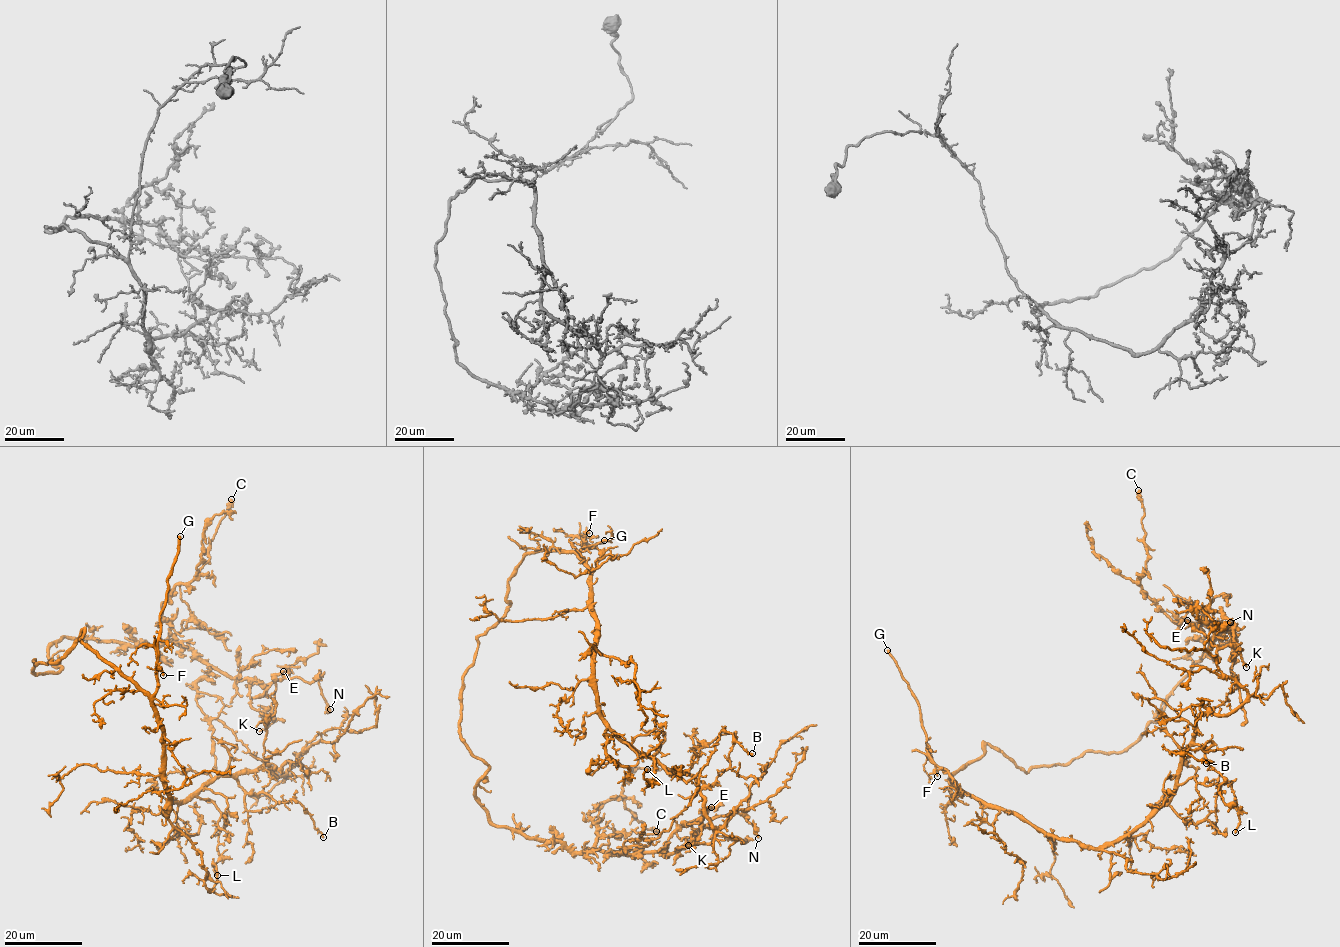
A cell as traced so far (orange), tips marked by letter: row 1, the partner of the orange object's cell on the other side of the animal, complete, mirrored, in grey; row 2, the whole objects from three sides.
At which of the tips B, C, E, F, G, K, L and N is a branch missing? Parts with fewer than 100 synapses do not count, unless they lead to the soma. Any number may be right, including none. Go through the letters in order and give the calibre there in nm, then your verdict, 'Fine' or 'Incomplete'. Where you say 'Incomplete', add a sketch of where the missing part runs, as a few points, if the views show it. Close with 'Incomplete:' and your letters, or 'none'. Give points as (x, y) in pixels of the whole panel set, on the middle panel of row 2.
B: Thickness 240 nm. Fine
C: Thickness 550 nm. Fine
E: Thickness 240 nm. Fine
F: Thickness 150 nm. Fine
G: Thickness 280 nm. Incomplete
K: Thickness 150 nm. Fine
L: Thickness 190 nm. Fine
N: Thickness 180 nm. Fine
Incomplete: G

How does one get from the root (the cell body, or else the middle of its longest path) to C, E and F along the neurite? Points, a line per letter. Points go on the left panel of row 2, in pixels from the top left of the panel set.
C: (195, 793), (269, 767), (197, 704), (210, 667), (169, 640), (162, 616), (208, 560), (231, 499)
E: (195, 793), (269, 765), (207, 716), (196, 683), (213, 668), (247, 679), (261, 710), (273, 708), (283, 671)
F: (195, 793), (171, 803), (166, 815), (164, 733), (153, 703), (158, 667), (163, 675)

